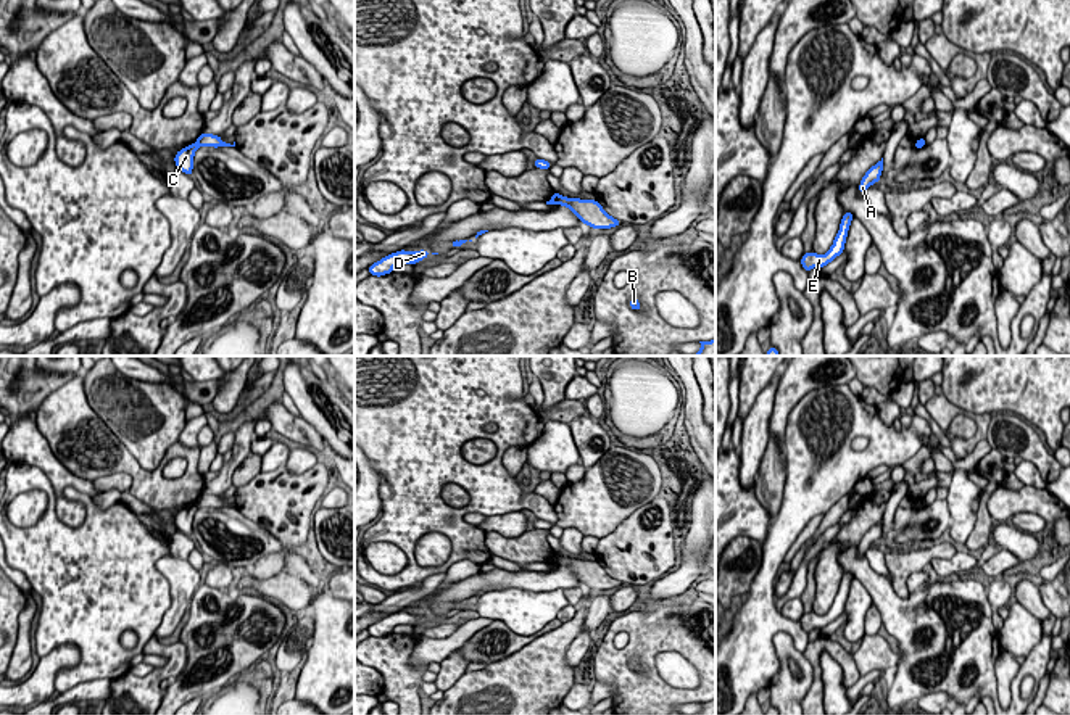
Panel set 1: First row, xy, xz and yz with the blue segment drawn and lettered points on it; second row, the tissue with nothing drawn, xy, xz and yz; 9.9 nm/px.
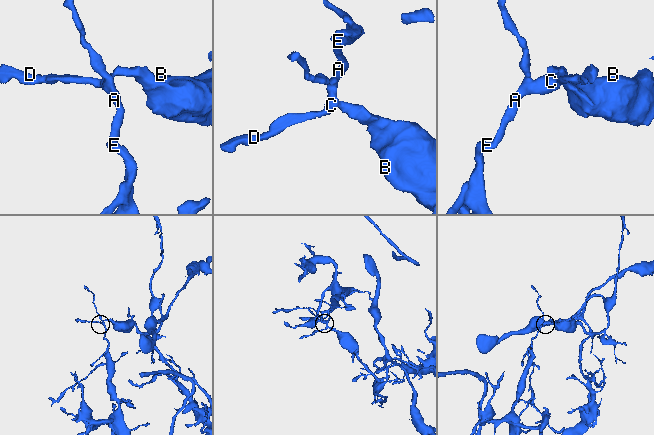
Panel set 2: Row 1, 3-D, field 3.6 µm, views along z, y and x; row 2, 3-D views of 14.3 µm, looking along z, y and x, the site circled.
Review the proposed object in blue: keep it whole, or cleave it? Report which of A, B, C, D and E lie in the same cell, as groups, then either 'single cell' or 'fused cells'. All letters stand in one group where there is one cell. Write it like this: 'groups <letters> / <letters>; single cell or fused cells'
groups A C D E / B; fused cells

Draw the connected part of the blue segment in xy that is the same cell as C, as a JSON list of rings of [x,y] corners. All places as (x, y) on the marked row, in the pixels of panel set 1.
[[[192,143],[176,153],[174,163],[176,163],[177,169],[182,171],[184,174],[189,174],[189,176],[193,174],[192,164],[193,164],[193,156],[195,156],[197,148],[198,147],[195,143]]]

